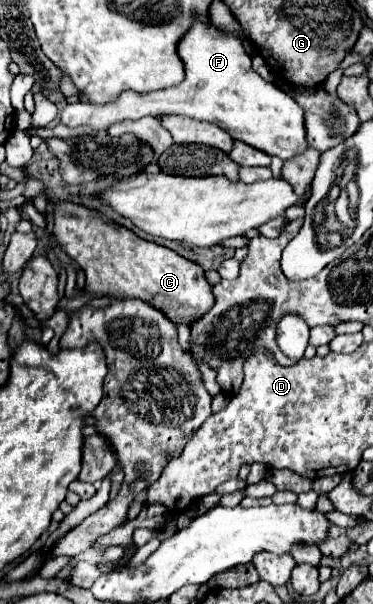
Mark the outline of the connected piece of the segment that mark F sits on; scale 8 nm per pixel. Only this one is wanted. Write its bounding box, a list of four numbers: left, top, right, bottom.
[61,22,307,160]

